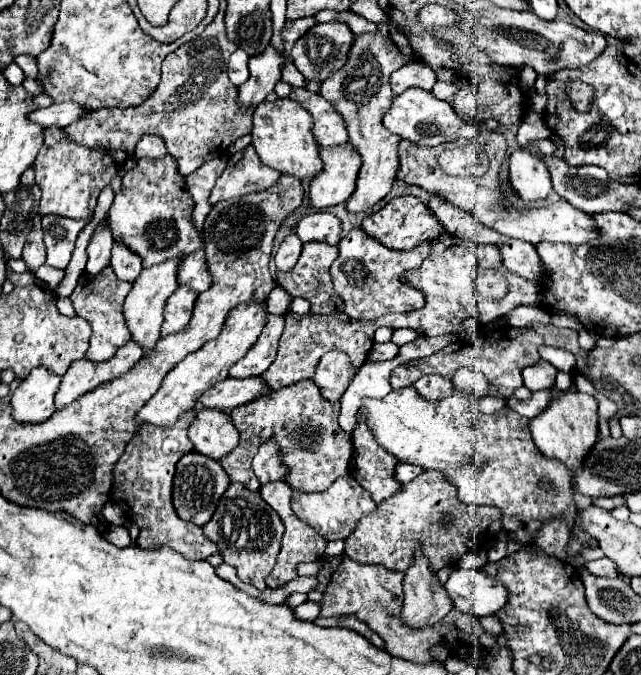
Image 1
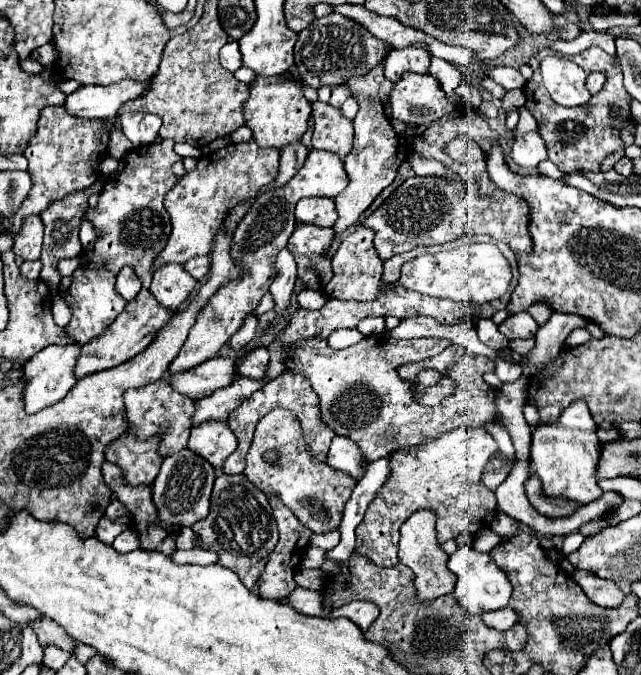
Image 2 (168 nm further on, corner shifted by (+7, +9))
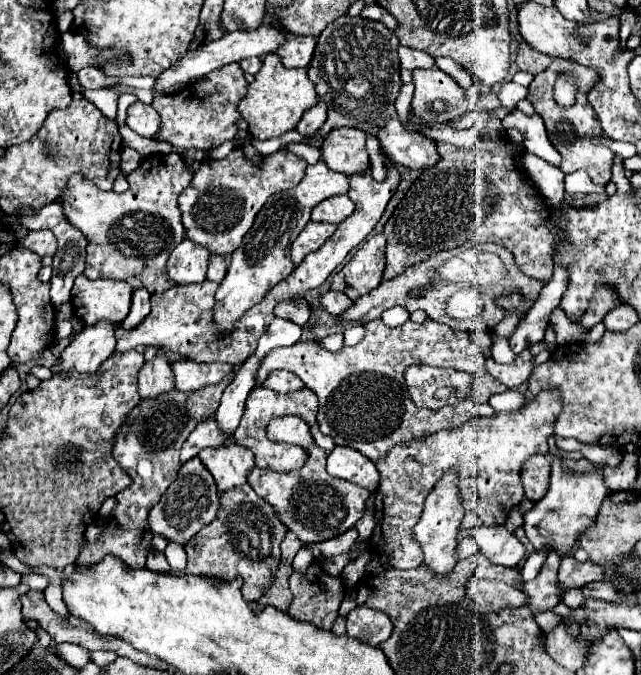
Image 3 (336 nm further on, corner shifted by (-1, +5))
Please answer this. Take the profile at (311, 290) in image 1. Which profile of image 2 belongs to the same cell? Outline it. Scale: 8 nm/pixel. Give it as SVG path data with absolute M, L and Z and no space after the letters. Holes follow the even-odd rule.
M298 223L288 239L286 249L292 251L298 267L298 277L308 289L324 291L328 279L332 277L330 259L326 257L332 245L332 237L332 229Z

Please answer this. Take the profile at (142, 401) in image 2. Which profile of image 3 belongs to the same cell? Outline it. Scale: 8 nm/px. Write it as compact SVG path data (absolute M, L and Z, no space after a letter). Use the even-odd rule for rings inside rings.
M156 355L152 361L146 361L138 373L138 395L140 399L154 399L162 393L174 391L174 373L168 365L168 359L164 355Z

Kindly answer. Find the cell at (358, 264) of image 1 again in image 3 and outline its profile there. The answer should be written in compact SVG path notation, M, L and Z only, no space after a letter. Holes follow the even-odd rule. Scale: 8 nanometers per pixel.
M382 233L368 237L350 261L334 275L332 289L346 293L354 301L366 295L366 291L378 287L384 275L384 247L386 237Z

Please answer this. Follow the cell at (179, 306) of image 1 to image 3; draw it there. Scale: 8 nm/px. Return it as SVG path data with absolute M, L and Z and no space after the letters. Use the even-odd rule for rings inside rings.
M184 239L172 253L166 265L166 273L170 281L176 285L190 285L190 283L202 283L206 279L206 267L208 267L210 253L204 247L198 247Z

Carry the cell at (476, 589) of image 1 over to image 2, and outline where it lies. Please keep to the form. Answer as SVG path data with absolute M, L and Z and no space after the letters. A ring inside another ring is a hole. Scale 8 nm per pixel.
M468 545L459 546L458 551L454 555L450 555L450 559L448 559L448 569L456 575L456 589L454 589L456 599L472 615L482 615L486 611L504 609L508 605L510 595L512 595L512 585L510 585L508 577L496 567L496 563L492 561L492 557L488 553L478 553Z

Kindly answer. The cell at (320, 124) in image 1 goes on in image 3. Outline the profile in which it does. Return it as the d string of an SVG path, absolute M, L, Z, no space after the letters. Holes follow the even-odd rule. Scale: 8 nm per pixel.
M352 127L330 131L322 143L322 159L330 169L344 175L354 175L358 171L370 169L366 135Z

